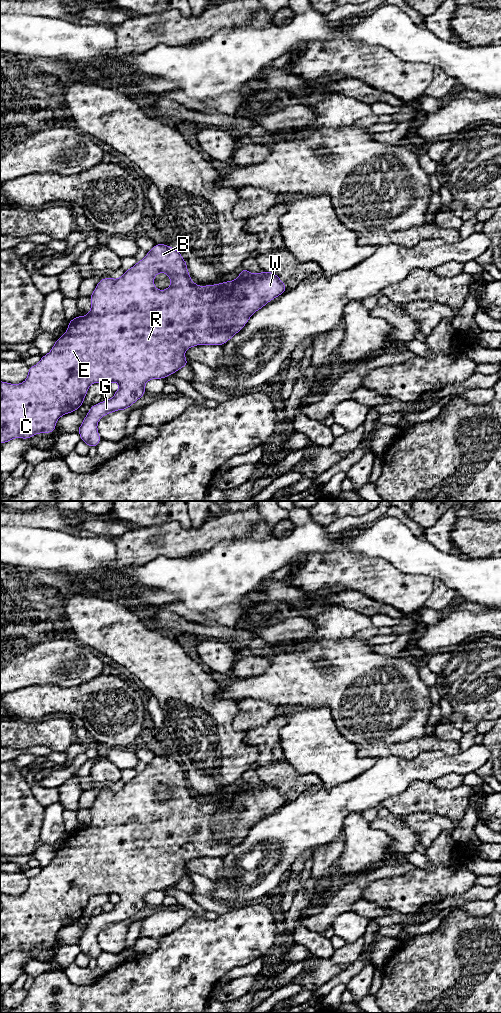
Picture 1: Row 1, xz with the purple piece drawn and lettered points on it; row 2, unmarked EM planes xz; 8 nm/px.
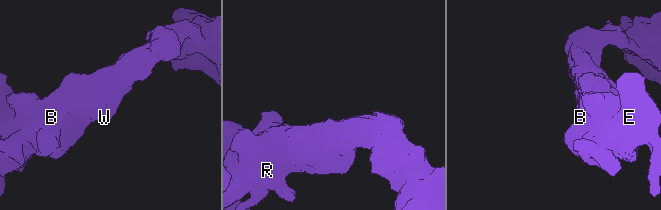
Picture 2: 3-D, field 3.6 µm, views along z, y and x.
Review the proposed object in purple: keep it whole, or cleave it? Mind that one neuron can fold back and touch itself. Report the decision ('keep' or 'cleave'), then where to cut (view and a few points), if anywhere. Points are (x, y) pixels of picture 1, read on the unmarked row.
keep; cut none

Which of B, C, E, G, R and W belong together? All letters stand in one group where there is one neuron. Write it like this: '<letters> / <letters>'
B C E G R W

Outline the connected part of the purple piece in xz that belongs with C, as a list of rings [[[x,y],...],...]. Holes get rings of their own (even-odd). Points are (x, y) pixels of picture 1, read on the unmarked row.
[[[155,756],[151,763],[147,764],[146,768],[138,773],[133,779],[129,780],[124,786],[118,790],[102,790],[96,797],[93,805],[90,808],[91,821],[85,828],[76,828],[69,833],[66,844],[55,853],[50,864],[44,868],[41,868],[41,872],[38,876],[28,879],[28,888],[26,892],[20,896],[11,896],[4,893],[0,893],[0,904],[2,909],[0,910],[0,955],[4,956],[14,950],[28,951],[32,948],[40,945],[51,945],[56,941],[57,932],[65,926],[72,925],[79,921],[84,913],[84,910],[88,904],[89,898],[93,895],[112,895],[117,894],[119,901],[115,903],[114,908],[109,912],[104,912],[98,916],[92,917],[87,927],[85,928],[82,936],[78,940],[78,945],[81,949],[81,953],[86,955],[89,960],[97,959],[102,952],[98,945],[97,936],[100,931],[112,924],[118,922],[126,922],[137,912],[139,912],[145,906],[145,896],[151,891],[164,891],[167,888],[177,884],[182,879],[188,877],[188,873],[185,870],[185,863],[191,859],[197,857],[224,857],[235,846],[237,846],[248,834],[250,829],[259,821],[264,819],[268,814],[277,810],[287,802],[286,797],[280,792],[279,788],[275,785],[263,783],[262,785],[251,786],[247,781],[243,780],[239,788],[233,793],[226,793],[219,796],[199,798],[195,796],[187,781],[187,775],[183,771],[181,765],[176,761],[166,756]],[[158,785],[165,785],[169,788],[171,797],[165,802],[158,802],[154,798],[154,789]]]

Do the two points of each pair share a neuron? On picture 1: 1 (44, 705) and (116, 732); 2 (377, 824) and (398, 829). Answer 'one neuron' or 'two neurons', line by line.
1: one neuron
2: one neuron

